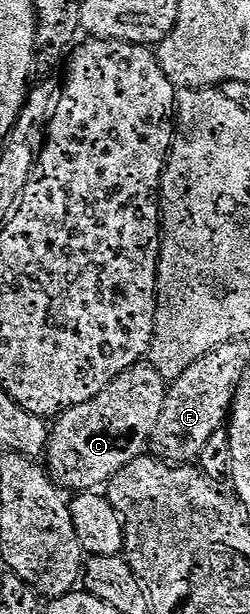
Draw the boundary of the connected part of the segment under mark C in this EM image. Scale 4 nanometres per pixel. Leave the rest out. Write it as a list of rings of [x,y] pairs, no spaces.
[[[150,364],[131,366],[113,384],[109,384],[93,400],[75,410],[66,410],[54,419],[45,451],[46,469],[64,491],[98,491],[106,487],[121,468],[148,453],[155,418],[139,410],[131,414],[150,396],[150,386],[160,385],[159,371]]]

